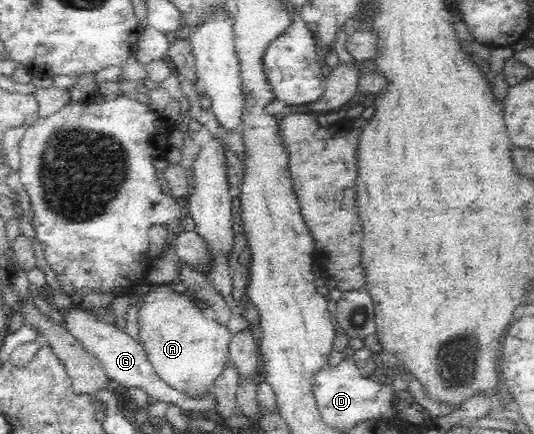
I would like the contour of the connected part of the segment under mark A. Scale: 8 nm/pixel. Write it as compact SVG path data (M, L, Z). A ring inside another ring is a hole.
M167 286L151 289L138 304L139 339L157 375L173 388L190 394L212 389L213 380L228 359L228 343L233 335L217 321L207 319L188 296Z

